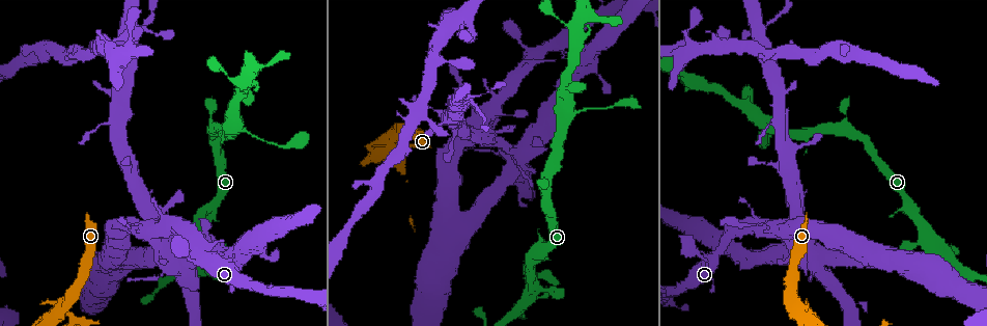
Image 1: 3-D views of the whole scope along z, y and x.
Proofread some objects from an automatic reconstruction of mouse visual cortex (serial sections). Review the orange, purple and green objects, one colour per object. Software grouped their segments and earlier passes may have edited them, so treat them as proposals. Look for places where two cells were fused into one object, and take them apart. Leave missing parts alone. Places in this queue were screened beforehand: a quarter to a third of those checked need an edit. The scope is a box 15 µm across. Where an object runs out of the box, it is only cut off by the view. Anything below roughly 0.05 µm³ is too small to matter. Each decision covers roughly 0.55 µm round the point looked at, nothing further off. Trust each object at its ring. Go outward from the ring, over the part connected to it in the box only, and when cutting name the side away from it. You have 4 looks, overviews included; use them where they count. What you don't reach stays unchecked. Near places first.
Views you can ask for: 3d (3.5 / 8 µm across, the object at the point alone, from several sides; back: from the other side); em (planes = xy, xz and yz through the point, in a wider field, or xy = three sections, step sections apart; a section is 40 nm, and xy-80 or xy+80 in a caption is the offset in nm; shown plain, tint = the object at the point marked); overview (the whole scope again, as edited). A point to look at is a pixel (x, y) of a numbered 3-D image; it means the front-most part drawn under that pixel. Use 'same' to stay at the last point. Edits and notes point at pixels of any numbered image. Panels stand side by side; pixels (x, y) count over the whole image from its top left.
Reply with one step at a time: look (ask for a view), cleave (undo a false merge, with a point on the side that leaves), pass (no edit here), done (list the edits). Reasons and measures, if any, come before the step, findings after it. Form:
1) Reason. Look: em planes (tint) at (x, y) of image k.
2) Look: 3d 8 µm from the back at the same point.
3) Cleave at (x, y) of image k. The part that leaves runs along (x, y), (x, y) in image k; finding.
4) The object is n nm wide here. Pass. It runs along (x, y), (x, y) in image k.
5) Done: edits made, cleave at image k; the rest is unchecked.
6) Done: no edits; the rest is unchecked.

Calibre changes. Look: em planes (tint) at (516, 114) of image 1.

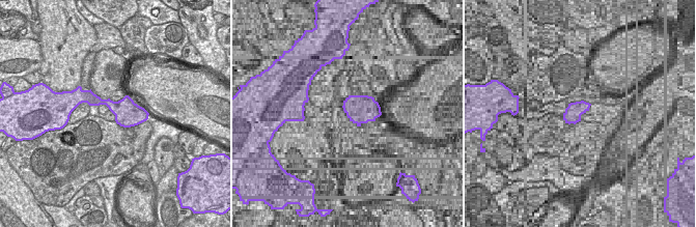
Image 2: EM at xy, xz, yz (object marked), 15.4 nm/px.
Wider look. Look: 3d 3.5 µm from the back at the same point.

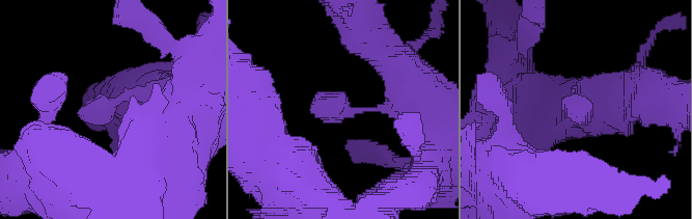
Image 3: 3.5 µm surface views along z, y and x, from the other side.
The object is 400 nm wide here. Pass. It runs along (412, 87), (384, 108), (310, 108) in image 3; one cell here.

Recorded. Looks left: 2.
Sharp bend. Look: 3d 3.5 µm at (52, 321) of image 1.

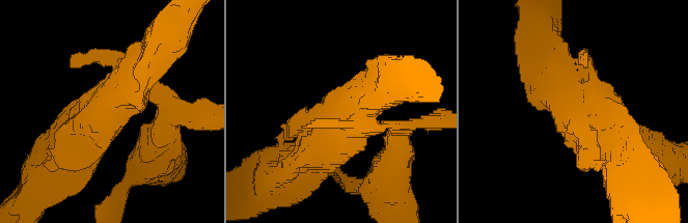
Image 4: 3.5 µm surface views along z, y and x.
Need the tissue. Look: em xy step 1 (tint) at (350, 129) of image 4.

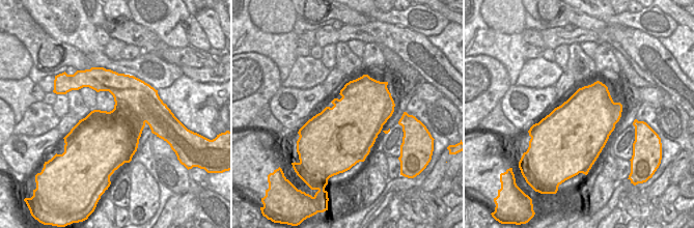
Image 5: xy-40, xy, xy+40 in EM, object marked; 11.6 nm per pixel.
Cleave at (392, 152) of image 4. The part that leaves runs along (370, 130), (400, 130), (389, 177) in image 4; a second cell is stuck on.

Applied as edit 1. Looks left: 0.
Done: edits made, cleave at image 4; the rest is unchecked.

